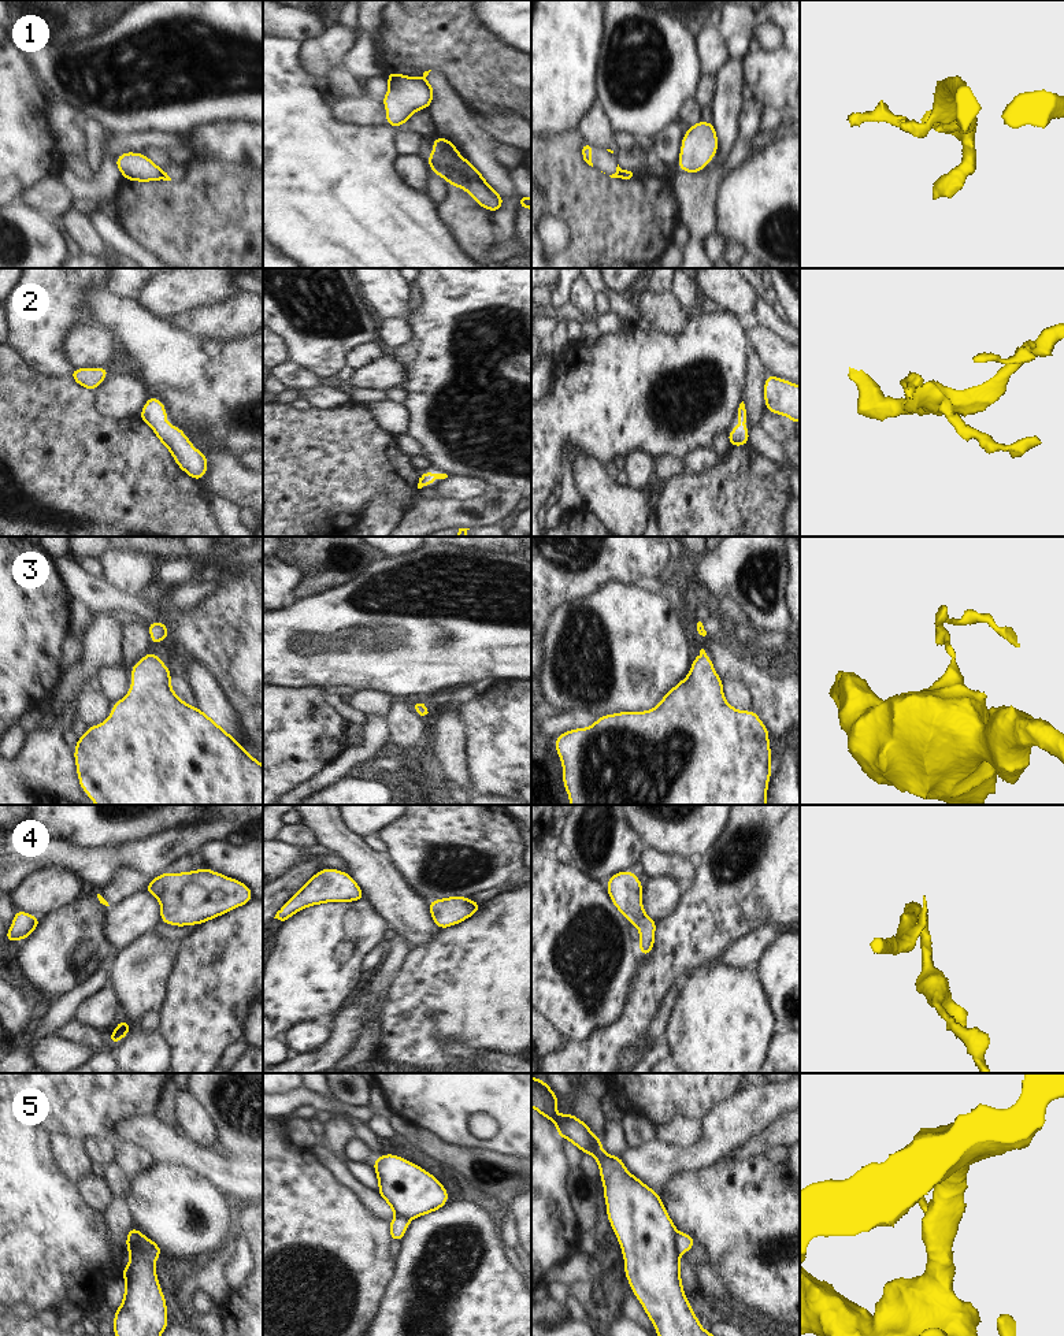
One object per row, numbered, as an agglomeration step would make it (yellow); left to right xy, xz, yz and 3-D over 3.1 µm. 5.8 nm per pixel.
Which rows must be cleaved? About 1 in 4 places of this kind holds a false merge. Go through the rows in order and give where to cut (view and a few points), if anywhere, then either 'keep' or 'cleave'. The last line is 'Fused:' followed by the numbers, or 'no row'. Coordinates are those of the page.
1: xz (422, 77), (433, 93) | cleave
2: no cut | keep
3: no cut | keep
4: no cut | keep
5: xy (130, 1228), (134, 1240), (126, 1246) | cleave
Fused: 1, 5

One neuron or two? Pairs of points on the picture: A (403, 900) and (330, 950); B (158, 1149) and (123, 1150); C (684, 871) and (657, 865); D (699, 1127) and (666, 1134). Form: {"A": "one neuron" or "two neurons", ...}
{"A": "two neurons", "B": "two neurons", "C": "one neuron", "D": "one neuron"}

